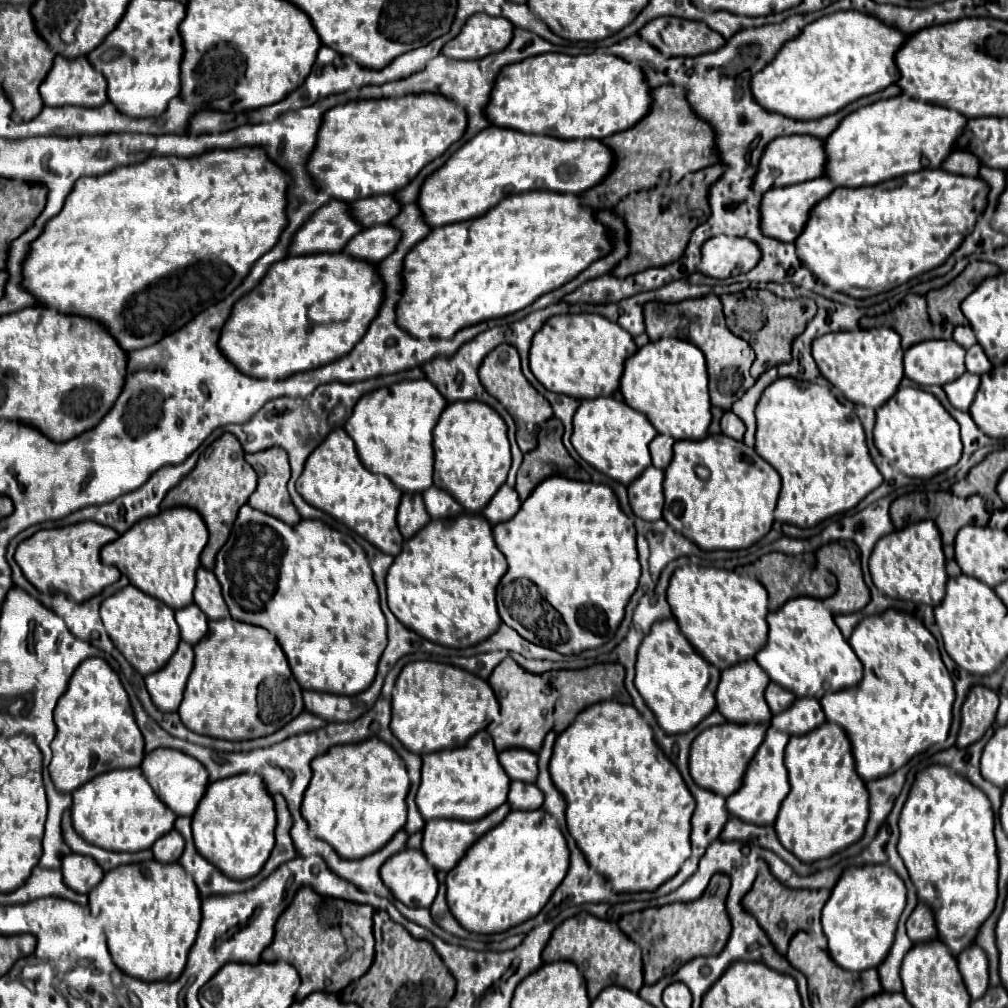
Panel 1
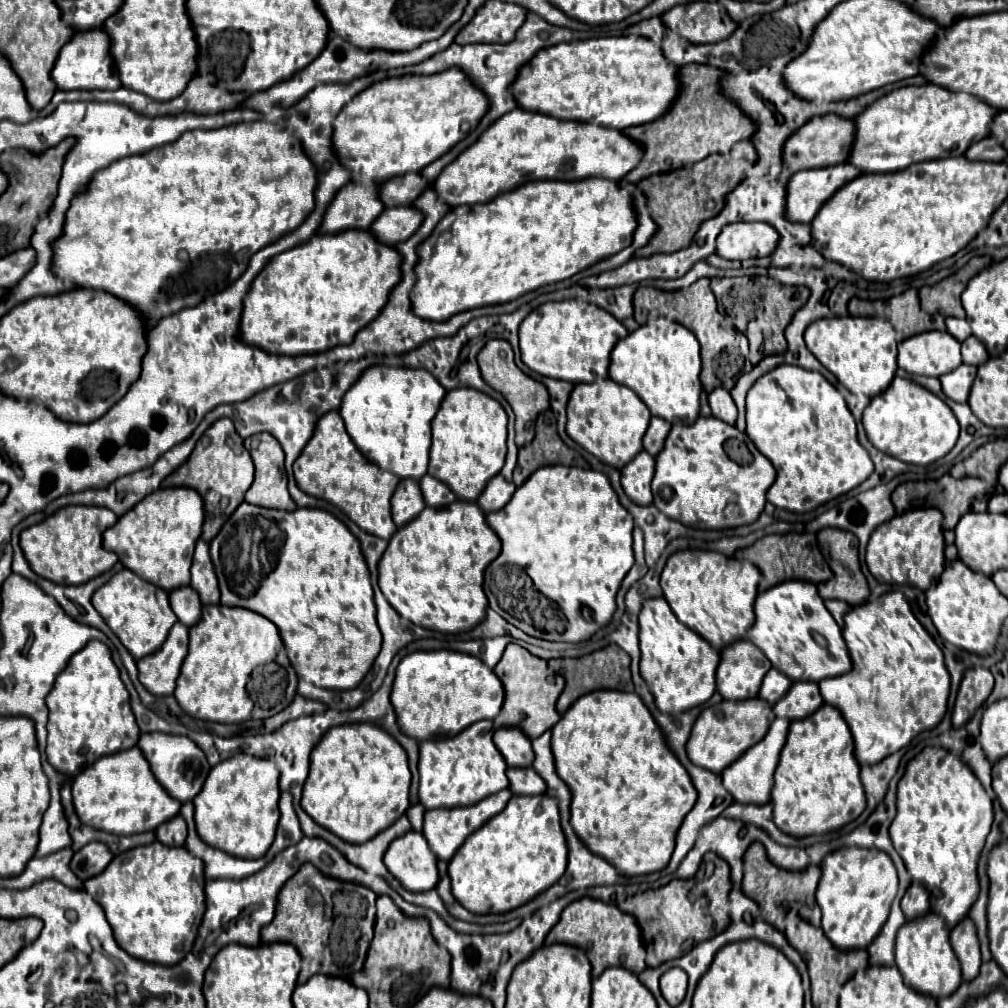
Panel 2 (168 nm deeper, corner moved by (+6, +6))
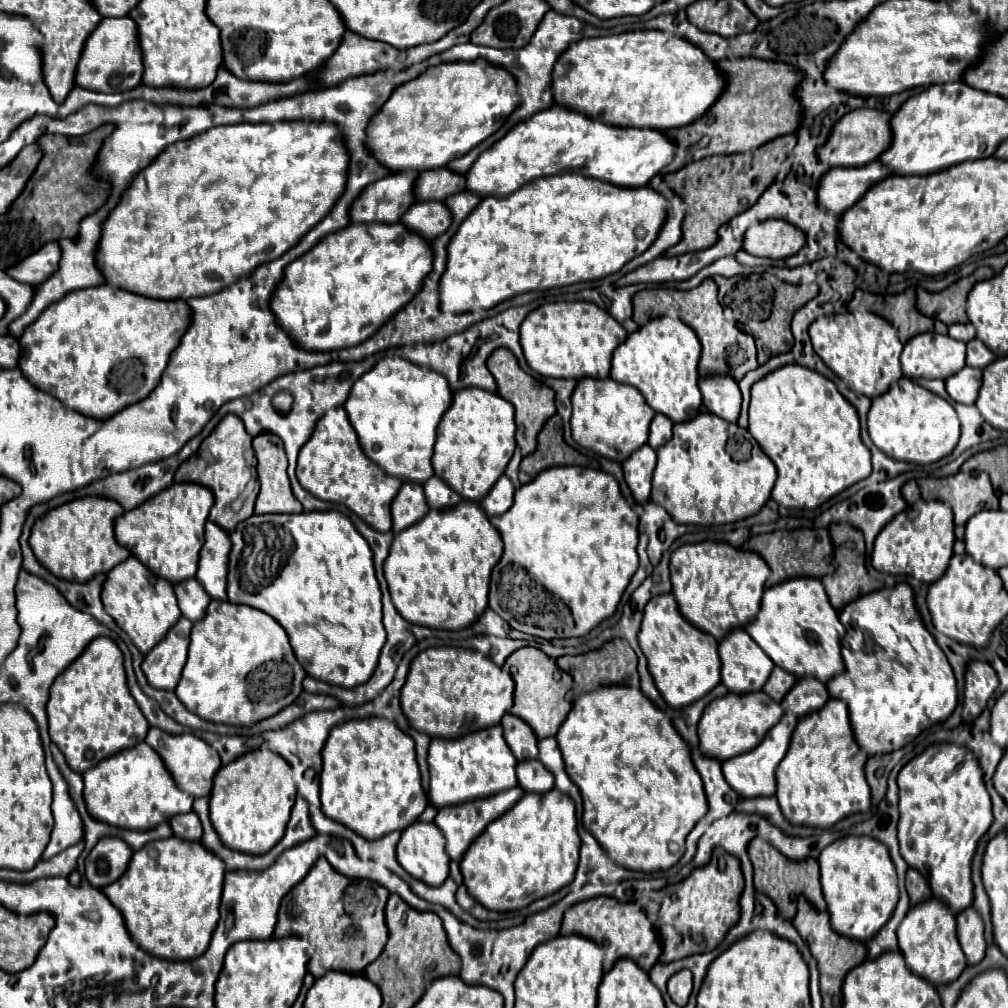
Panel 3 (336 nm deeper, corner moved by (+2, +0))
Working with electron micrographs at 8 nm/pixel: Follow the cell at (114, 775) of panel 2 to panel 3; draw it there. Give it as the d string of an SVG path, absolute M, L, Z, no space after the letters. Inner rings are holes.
M139 743L139 747L131 751L121 751L119 755L105 759L95 771L83 773L83 783L83 797L89 815L121 829L149 831L169 821L173 815L191 811L193 805L193 797L177 789L161 757L147 743Z

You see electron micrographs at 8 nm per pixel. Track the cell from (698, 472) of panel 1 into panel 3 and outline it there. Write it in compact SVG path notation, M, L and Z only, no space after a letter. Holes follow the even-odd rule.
M701 413L687 423L673 425L673 437L669 443L657 449L657 467L653 473L653 493L651 499L663 507L677 523L689 525L725 525L747 519L761 511L769 501L777 471L773 461L761 451L757 441L747 429L727 423L713 413Z

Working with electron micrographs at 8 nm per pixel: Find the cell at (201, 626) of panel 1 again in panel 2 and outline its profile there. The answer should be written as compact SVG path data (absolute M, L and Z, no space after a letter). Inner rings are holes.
M187 585L187 587L177 587L175 591L169 593L169 603L179 621L187 627L193 627L195 621L201 617L201 601L199 595Z

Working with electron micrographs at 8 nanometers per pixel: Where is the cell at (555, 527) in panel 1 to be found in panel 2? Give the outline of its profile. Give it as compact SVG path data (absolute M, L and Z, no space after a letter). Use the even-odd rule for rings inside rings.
M549 465L543 469L537 469L523 485L519 485L511 497L511 501L487 515L487 523L501 539L501 555L491 563L491 569L499 569L505 563L519 565L527 571L527 575L533 579L535 587L555 601L567 621L569 627L561 637L539 637L547 641L567 641L567 643L579 643L589 639L597 629L607 625L607 621L615 613L615 595L619 591L619 585L631 565L633 559L633 519L629 511L619 503L617 493L613 491L609 477L599 471L581 469L581 467L563 467L563 465Z

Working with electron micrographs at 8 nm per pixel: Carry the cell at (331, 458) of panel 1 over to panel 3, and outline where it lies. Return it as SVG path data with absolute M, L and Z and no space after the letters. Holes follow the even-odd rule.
M343 407L335 411L327 411L323 419L319 419L315 427L315 435L311 435L311 443L303 447L297 463L297 479L305 491L315 495L317 499L343 503L347 509L357 513L371 529L379 533L391 531L391 501L399 487L401 479L387 475L379 465L365 457L357 433L351 427L347 413Z

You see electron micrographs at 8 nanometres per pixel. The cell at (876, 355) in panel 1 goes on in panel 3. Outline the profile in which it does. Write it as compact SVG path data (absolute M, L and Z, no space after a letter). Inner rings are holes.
M843 313L833 317L819 317L809 327L809 337L815 353L823 359L823 363L857 395L873 399L887 393L889 387L899 381L899 377L903 377L899 365L903 343L899 341L897 329L879 315Z

